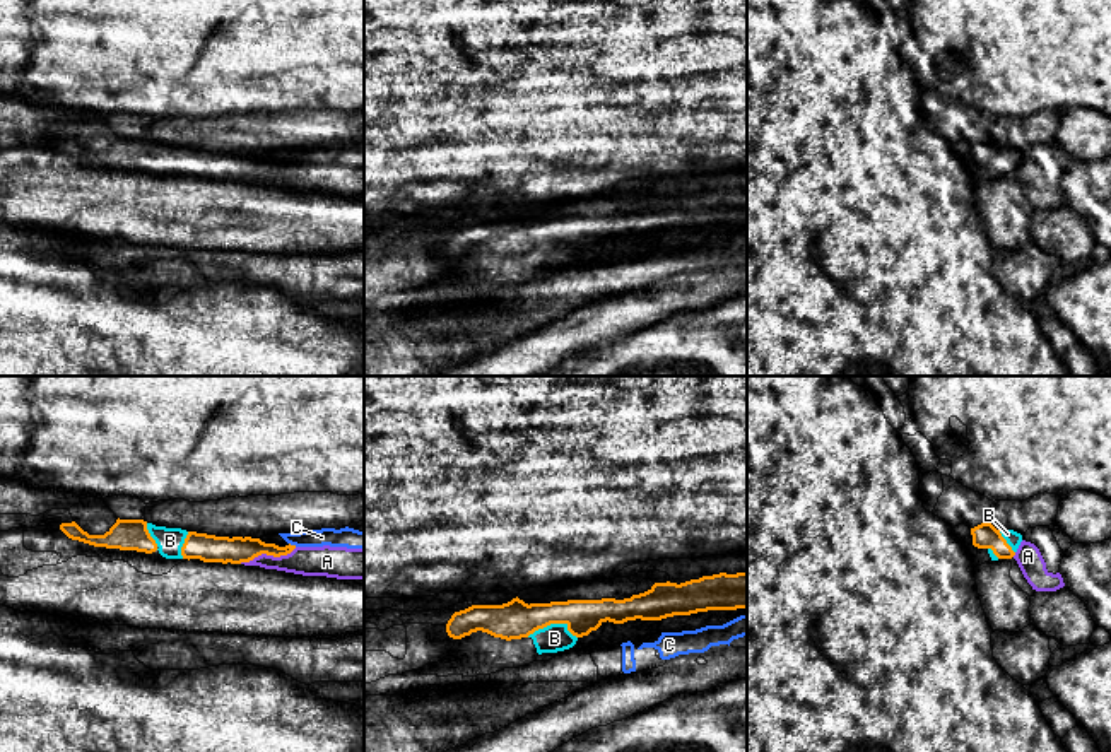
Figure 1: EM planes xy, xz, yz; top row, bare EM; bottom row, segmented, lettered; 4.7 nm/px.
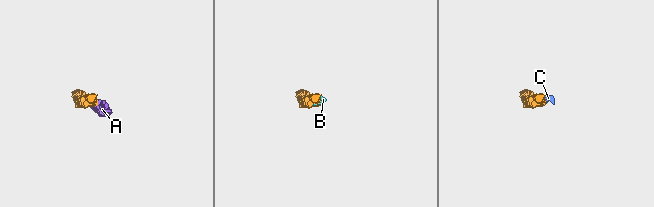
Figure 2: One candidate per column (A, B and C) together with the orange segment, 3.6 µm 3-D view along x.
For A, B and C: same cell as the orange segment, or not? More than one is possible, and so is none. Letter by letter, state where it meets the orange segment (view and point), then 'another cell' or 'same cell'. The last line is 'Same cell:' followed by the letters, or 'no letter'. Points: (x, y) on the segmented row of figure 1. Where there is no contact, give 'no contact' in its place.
A: contact xy (267, 554); another cell
B: contact xz (552, 622); same cell
C: contact xy (293, 546); another cell
Same cell: B

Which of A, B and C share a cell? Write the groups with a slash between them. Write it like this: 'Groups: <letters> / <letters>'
Groups: A C / B

